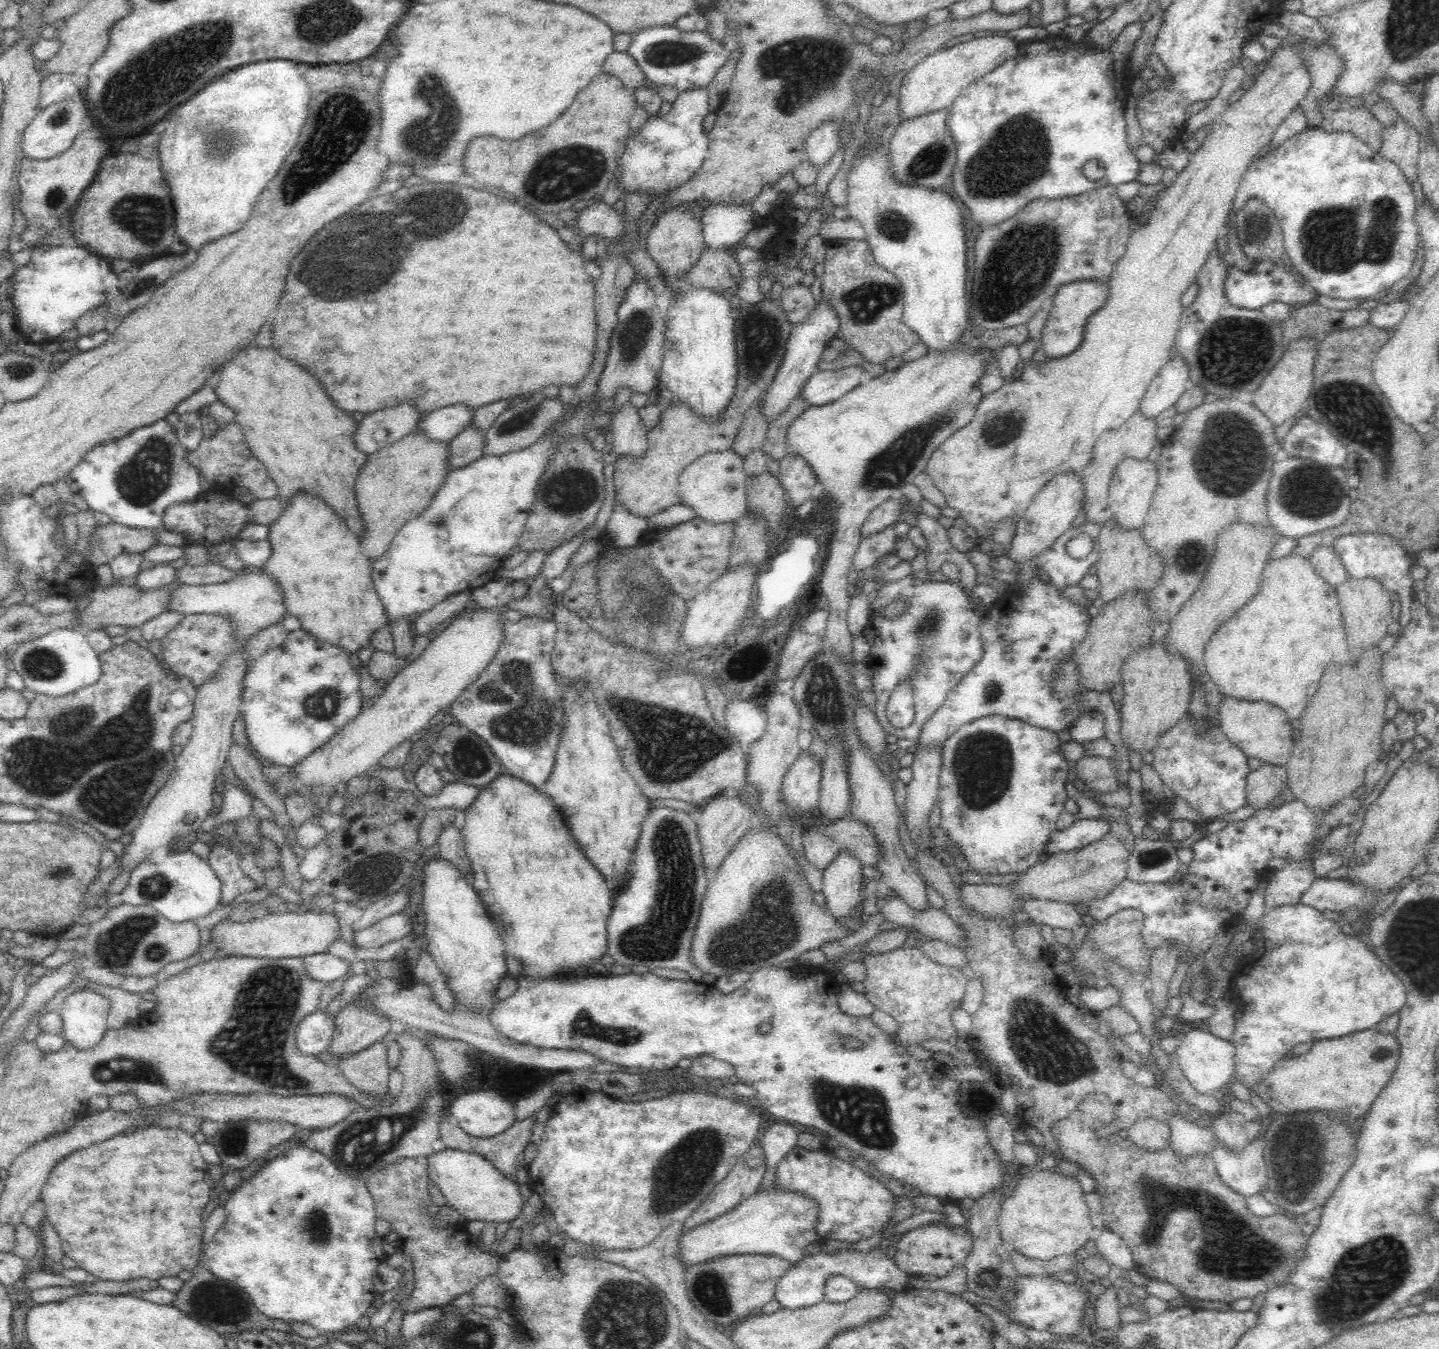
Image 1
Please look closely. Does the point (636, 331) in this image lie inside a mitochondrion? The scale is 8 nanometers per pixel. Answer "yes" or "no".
yes

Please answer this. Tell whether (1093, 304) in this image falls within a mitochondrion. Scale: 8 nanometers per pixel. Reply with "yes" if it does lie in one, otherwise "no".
no

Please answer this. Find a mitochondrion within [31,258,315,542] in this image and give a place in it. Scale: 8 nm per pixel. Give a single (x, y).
(141, 482)

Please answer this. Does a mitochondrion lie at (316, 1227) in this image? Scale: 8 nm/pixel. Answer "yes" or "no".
yes

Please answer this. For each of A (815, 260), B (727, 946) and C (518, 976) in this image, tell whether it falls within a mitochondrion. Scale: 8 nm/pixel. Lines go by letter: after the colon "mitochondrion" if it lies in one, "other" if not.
A: other
B: mitochondrion
C: other

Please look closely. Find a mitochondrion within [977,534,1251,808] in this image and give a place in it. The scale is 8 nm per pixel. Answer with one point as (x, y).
(992, 689)

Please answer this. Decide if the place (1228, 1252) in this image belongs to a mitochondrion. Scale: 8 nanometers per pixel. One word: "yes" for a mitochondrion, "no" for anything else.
yes

